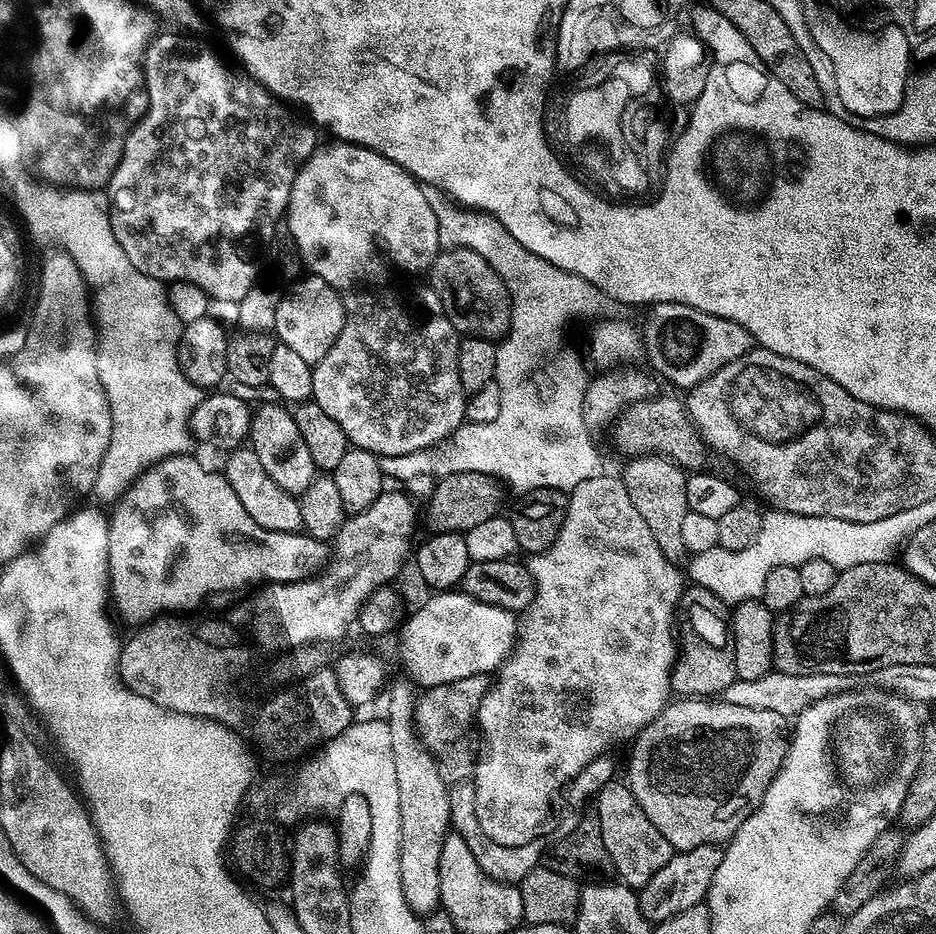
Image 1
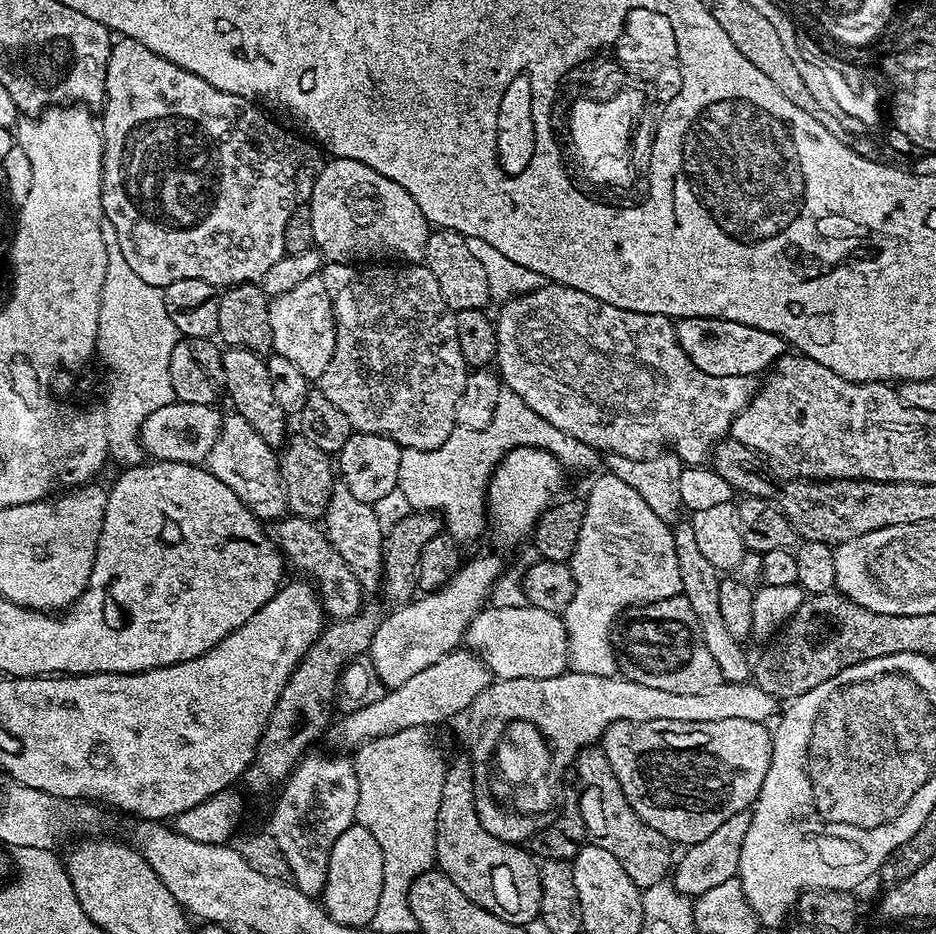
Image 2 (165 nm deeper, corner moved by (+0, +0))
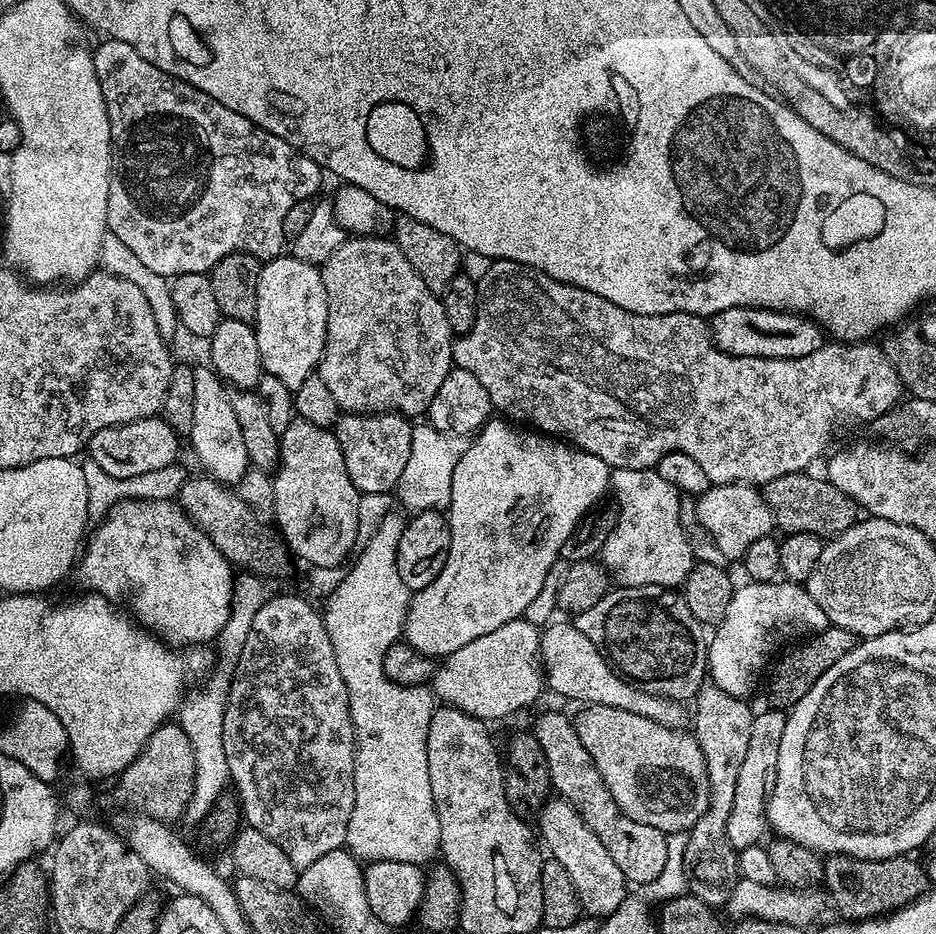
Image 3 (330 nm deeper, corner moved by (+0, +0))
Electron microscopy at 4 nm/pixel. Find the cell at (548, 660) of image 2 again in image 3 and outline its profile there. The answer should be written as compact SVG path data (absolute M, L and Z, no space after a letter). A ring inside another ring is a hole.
M552 622L540 633L540 662L544 678L549 689L553 688L560 696L568 700L581 700L581 705L601 704L614 706L618 710L628 710L630 714L640 714L668 728L680 728L684 720L683 703L668 700L665 696L655 696L646 690L638 690L633 684L627 684L608 663L607 659L576 628L575 623L556 624Z

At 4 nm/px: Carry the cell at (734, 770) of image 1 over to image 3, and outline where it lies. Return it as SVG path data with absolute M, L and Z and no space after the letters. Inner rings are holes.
M590 704L579 709L581 712L574 716L576 725L576 733L582 742L582 746L586 746L586 754L590 754L590 758L594 762L594 766L598 766L598 774L602 774L602 782L606 782L606 790L610 790L610 794L614 798L614 802L618 802L618 806L630 818L634 818L634 822L642 822L646 826L654 826L663 832L687 832L694 826L694 822L698 822L698 818L702 818L702 814L706 814L708 809L708 763L704 761L704 751L700 748L699 741L691 731L684 732L680 728L668 728L664 724L654 722L650 718L642 718L640 714L630 714L628 710L618 710L614 706L602 706L601 704Z

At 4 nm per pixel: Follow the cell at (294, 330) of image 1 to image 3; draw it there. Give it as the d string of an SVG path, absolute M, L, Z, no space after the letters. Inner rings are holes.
M281 254L267 261L261 267L258 278L258 310L254 321L258 350L262 353L265 373L278 378L287 388L295 390L302 386L302 382L306 382L306 378L319 369L326 342L327 317L326 286L322 282L317 265L302 262L291 254Z

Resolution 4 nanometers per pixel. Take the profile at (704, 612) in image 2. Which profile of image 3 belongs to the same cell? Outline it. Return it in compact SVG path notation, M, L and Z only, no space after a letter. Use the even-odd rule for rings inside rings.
M705 682L694 697L696 704L696 728L694 735L704 751L704 761L708 763L708 809L694 826L688 829L684 865L688 871L688 892L702 898L702 902L713 906L724 906L728 903L728 895L738 879L738 856L726 834L726 822L730 818L730 806L734 806L734 786L738 782L738 769L746 754L746 745L750 742L750 726L752 725L753 709L748 709L743 699L728 696L720 691L715 684Z

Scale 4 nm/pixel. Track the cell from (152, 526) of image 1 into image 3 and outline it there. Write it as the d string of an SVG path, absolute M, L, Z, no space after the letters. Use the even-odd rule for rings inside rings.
M134 499L119 501L118 504L109 510L107 516L91 529L90 535L83 545L82 555L78 560L78 573L79 572L81 582L88 587L85 589L91 590L96 594L103 594L109 598L120 598L116 596L125 596L125 598L128 599L129 605L127 604L127 607L130 609L131 615L135 617L143 627L147 628L149 632L155 634L159 639L172 646L180 646L176 644L204 644L207 640L210 640L210 642L215 641L219 632L226 624L227 619L230 618L232 585L234 579L233 565L230 563L228 557L220 552L220 547L192 521L191 516L180 507L175 499Z

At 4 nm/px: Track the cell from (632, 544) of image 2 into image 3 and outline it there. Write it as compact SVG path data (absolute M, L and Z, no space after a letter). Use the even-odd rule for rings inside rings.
M651 468L611 469L610 492L616 495L614 503L620 513L610 538L606 538L600 551L599 559L604 571L617 585L626 588L653 584L659 588L675 589L683 585L694 559L690 542L679 521L682 493Z

